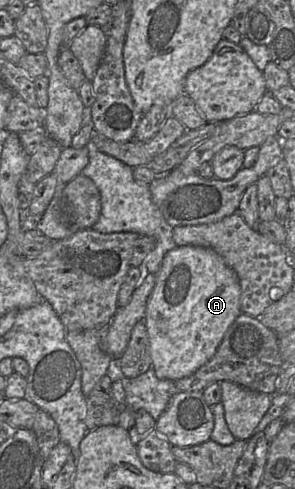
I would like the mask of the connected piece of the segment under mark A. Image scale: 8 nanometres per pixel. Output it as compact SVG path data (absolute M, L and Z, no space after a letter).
M181 246L170 250L156 274L155 286L147 300L146 326L152 368L159 379L177 381L195 373L216 353L224 335L241 314L241 287L236 272L213 249Z

